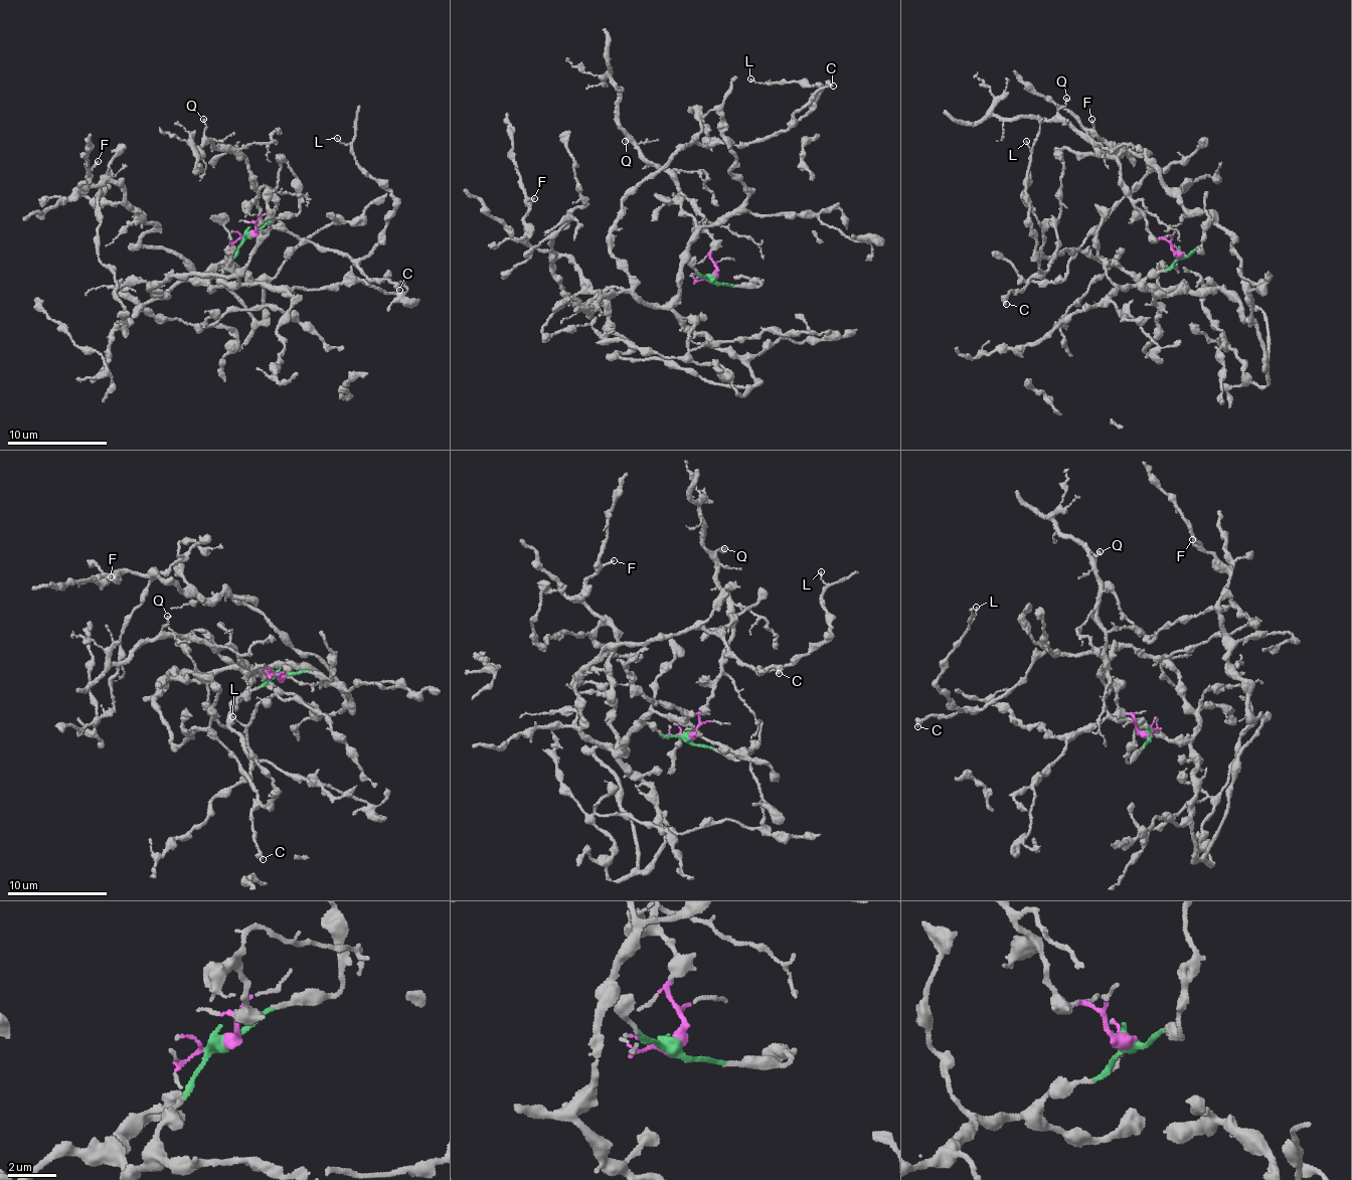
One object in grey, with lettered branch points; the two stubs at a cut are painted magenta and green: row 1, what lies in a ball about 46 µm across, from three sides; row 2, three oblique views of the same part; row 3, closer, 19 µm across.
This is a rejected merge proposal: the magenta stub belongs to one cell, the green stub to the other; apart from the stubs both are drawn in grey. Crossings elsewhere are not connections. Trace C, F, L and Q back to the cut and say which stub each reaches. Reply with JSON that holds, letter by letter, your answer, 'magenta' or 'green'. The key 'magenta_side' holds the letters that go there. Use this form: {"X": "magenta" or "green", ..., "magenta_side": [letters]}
{"C": "green", "F": "green", "L": "green", "Q": "magenta", "magenta_side": ["Q"]}

